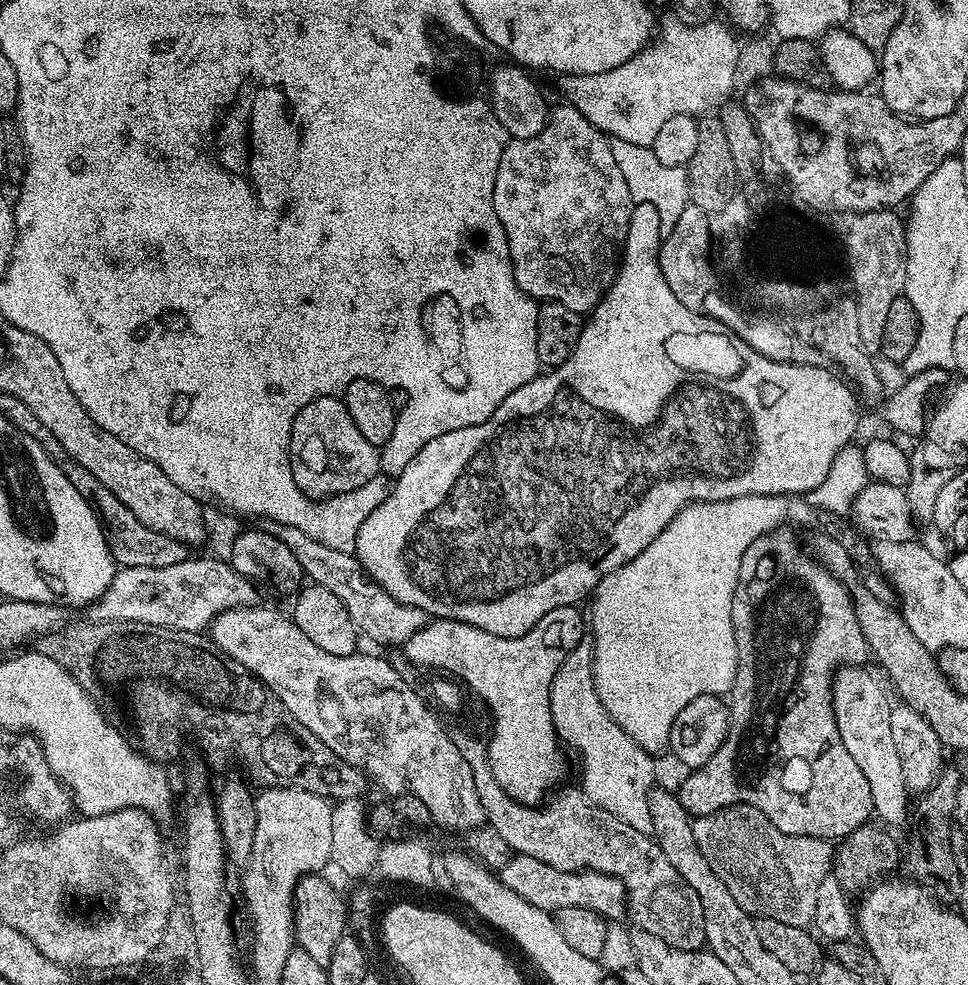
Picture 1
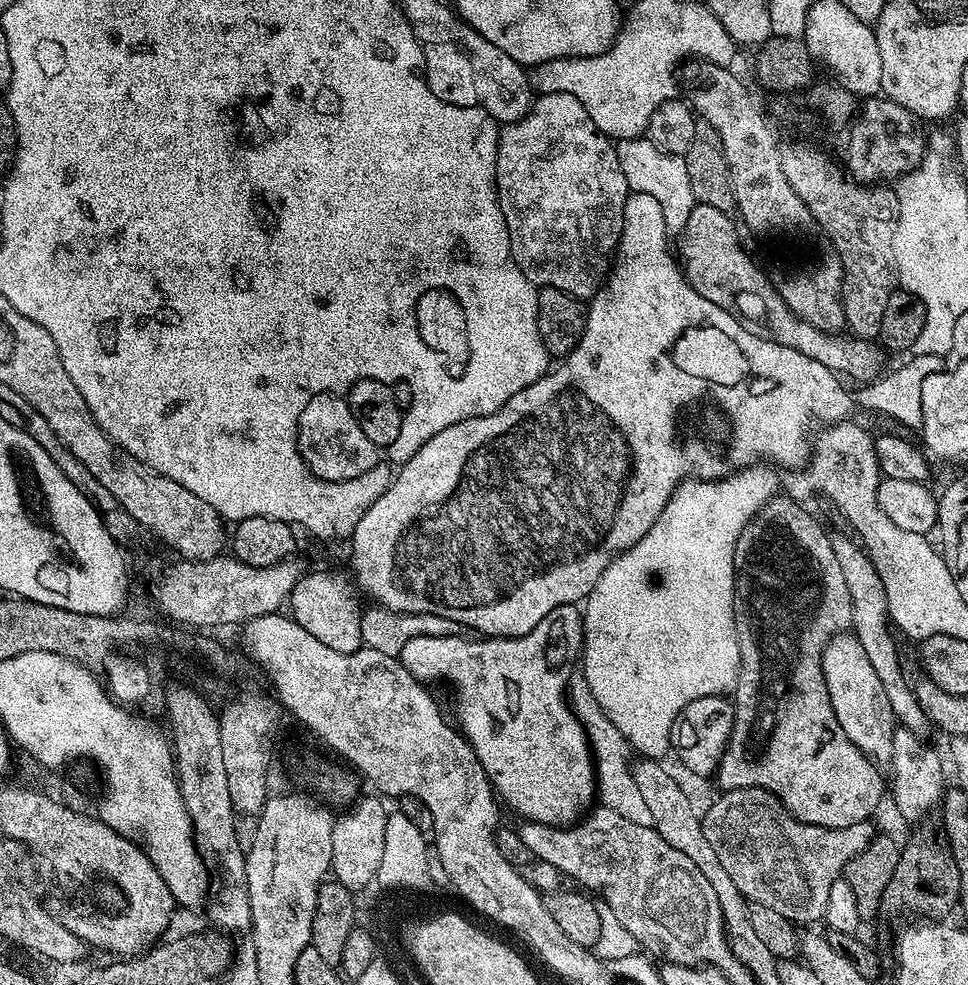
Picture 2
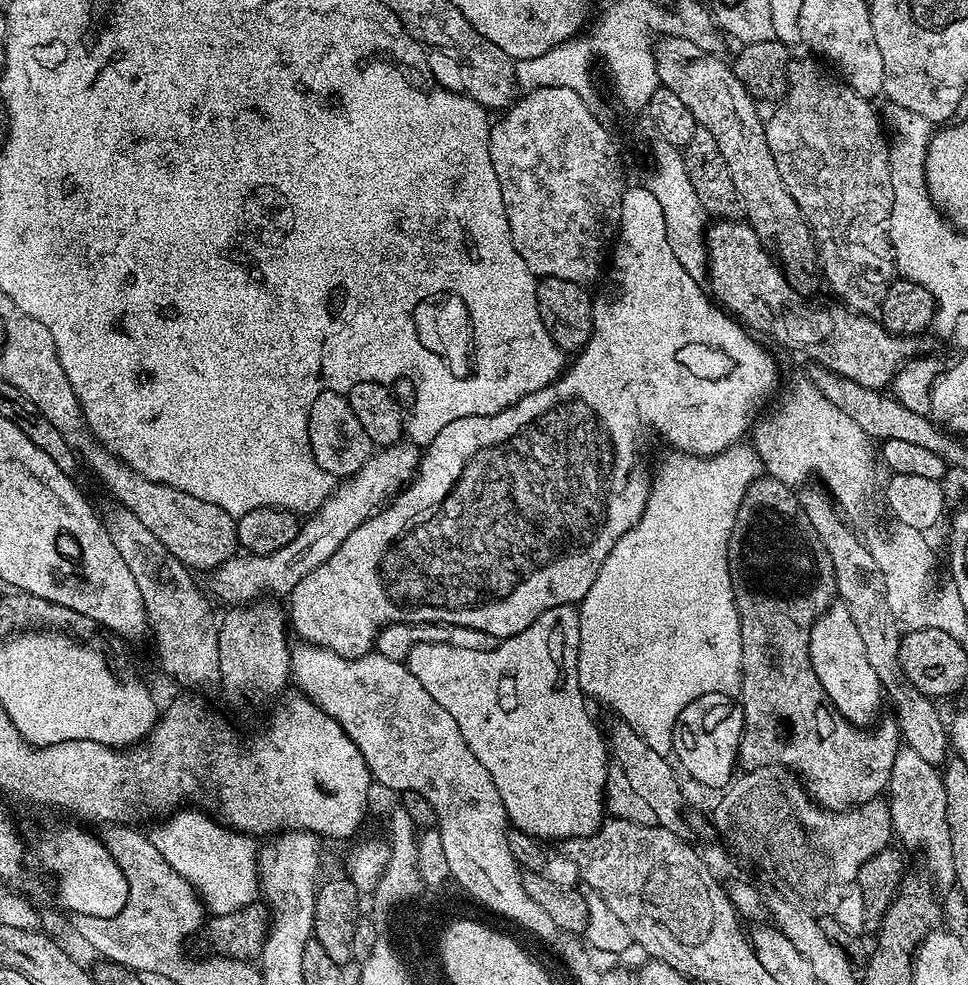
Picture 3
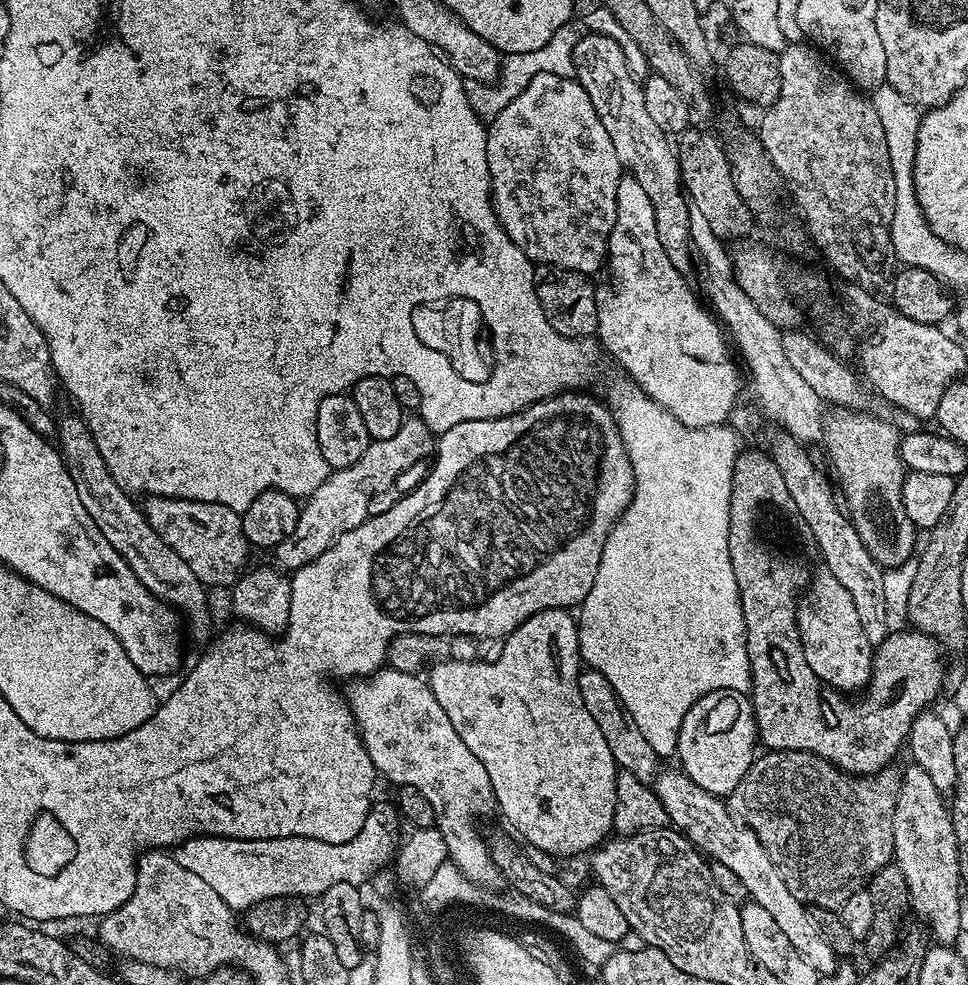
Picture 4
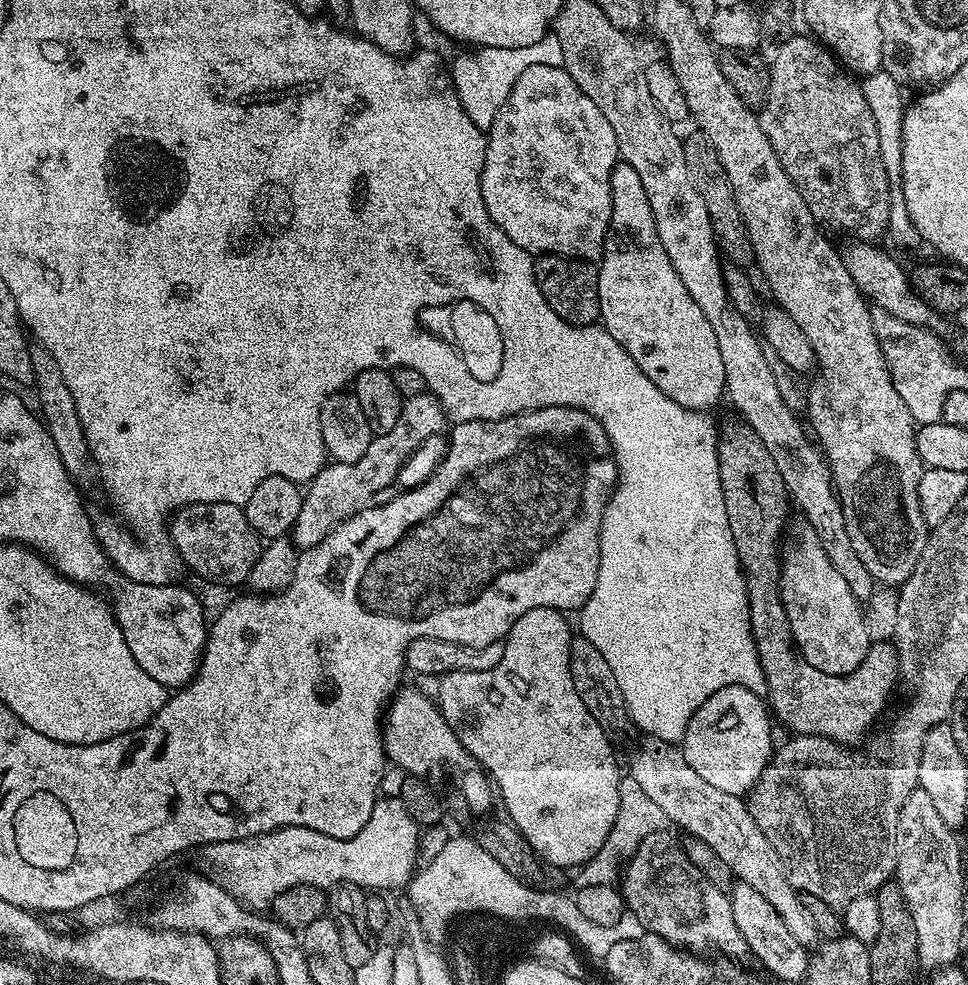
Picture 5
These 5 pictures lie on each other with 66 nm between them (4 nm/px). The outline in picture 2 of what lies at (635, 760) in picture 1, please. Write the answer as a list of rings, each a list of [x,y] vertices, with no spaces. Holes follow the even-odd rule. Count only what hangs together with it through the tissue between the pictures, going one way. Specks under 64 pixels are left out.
[[[576,678],[571,681],[567,697],[572,711],[580,719],[584,733],[588,735],[588,746],[592,749],[596,766],[596,790],[599,803],[605,808],[622,814],[622,818],[630,818],[630,822],[638,822],[638,826],[652,826],[650,810],[646,807],[646,801],[642,799],[642,793],[638,791],[638,782],[634,782],[633,761],[628,760],[630,749],[626,738],[618,730],[618,726],[614,726],[614,722],[606,718],[602,706],[598,706],[594,694],[590,694],[590,686],[586,686],[584,679]]]

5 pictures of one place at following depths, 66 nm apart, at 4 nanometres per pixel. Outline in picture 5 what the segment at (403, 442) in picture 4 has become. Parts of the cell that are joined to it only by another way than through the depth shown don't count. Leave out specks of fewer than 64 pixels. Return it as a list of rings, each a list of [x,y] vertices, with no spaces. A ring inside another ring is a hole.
[[[425,390],[417,396],[405,399],[404,409],[394,426],[394,430],[373,435],[370,446],[366,446],[366,454],[358,458],[358,462],[345,464],[329,463],[312,480],[307,481],[303,489],[302,510],[298,514],[296,524],[290,531],[290,539],[297,549],[313,548],[322,538],[326,538],[344,520],[349,520],[363,508],[369,507],[372,500],[383,488],[397,483],[397,476],[405,462],[426,438],[445,431],[446,413],[439,400],[431,392]]]

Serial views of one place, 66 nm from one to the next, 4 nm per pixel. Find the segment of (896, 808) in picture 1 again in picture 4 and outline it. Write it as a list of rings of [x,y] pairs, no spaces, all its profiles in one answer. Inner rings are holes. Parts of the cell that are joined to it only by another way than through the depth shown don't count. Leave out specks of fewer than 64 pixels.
[[[820,570],[820,573],[811,577],[810,583],[806,591],[801,595],[796,605],[796,625],[800,631],[802,638],[802,650],[806,654],[806,662],[810,662],[810,670],[814,670],[814,674],[818,674],[818,678],[829,688],[836,689],[841,694],[852,694],[857,690],[863,689],[867,685],[868,679],[872,676],[872,654],[874,645],[872,645],[866,638],[866,634],[862,630],[862,622],[858,619],[858,610],[854,607],[854,598],[850,598],[850,590],[846,590],[846,586],[842,586],[842,582],[838,582],[838,578],[834,578],[834,574],[830,574],[827,570]]]

